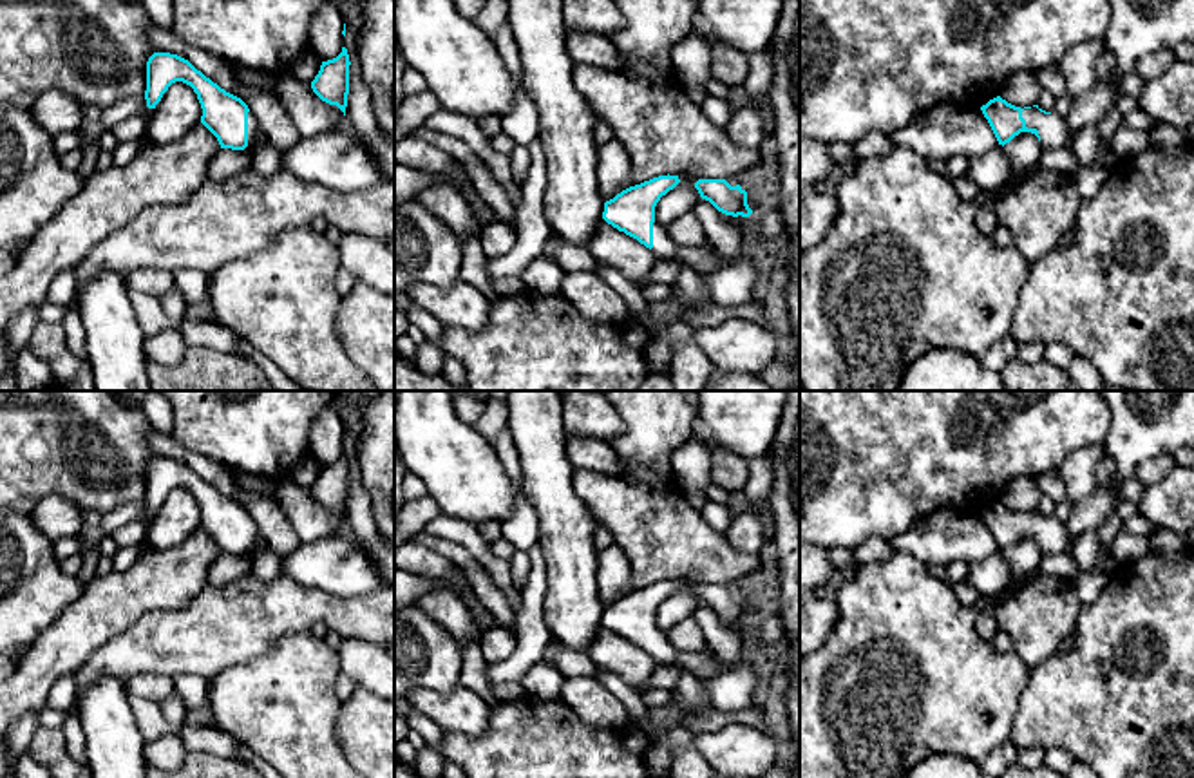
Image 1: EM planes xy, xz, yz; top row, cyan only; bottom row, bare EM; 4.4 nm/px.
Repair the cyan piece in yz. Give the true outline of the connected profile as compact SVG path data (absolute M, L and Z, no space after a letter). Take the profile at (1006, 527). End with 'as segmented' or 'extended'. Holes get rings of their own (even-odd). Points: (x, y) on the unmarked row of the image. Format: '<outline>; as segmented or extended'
M997 501L981 516L1002 552L1020 537L1035 539L1044 555L1071 548L1064 525L1055 517L1042 516L1038 510L1020 514Z; extended

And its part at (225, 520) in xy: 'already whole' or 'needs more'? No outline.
needs more

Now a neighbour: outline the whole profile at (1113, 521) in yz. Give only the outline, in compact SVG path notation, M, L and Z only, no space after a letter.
M1114 508L1105 521L1102 523L1102 527L1098 528L1098 537L1100 543L1105 550L1113 548L1114 537L1116 534L1122 530L1122 517L1118 514L1118 510Z

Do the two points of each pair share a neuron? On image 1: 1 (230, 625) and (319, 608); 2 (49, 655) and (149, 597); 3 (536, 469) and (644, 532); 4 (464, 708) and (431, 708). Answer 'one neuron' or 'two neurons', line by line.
1: one neuron
2: one neuron
3: two neurons
4: one neuron

